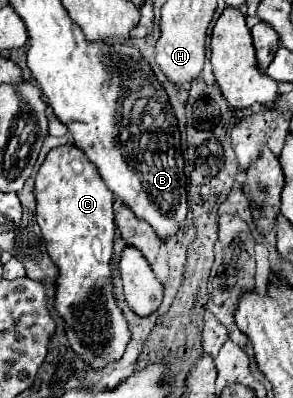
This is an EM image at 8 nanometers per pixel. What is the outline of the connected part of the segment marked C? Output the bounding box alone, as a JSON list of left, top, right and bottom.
[35,145,131,367]

